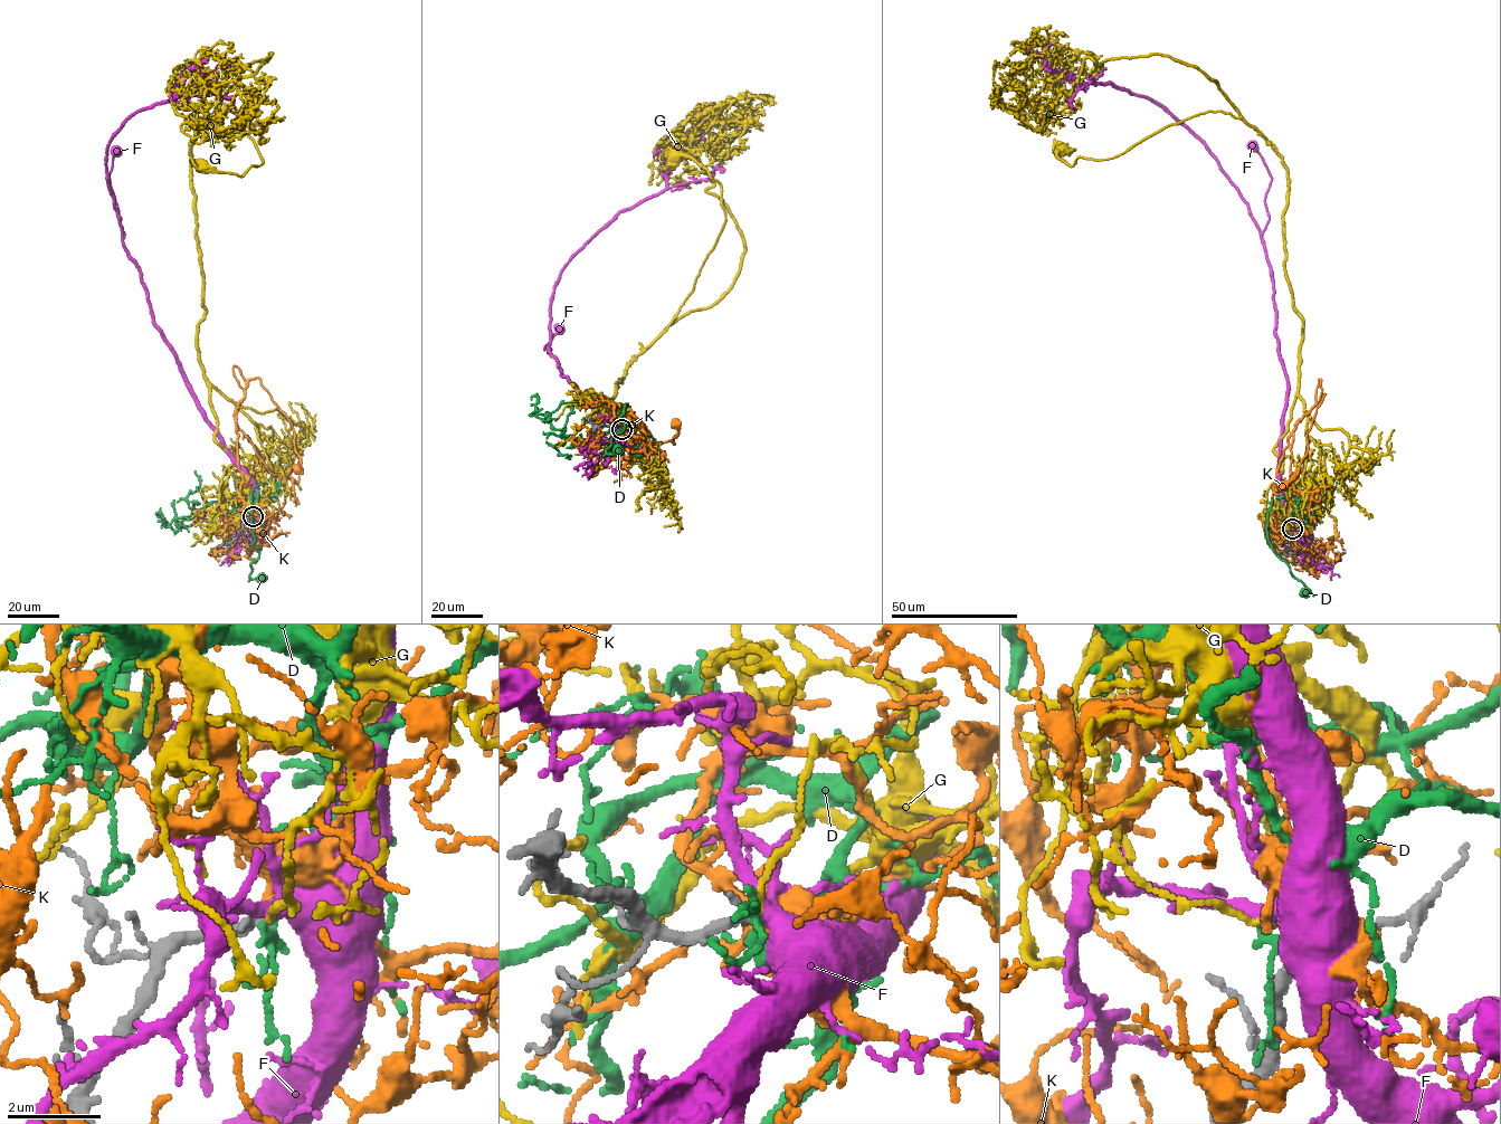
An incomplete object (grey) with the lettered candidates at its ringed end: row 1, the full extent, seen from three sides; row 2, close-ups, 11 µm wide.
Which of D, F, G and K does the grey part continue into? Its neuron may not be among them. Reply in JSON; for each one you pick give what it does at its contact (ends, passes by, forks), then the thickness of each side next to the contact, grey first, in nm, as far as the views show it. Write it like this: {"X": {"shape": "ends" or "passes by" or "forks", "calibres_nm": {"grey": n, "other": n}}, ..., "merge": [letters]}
{"F": {"shape": "forks", "calibres_nm": {"grey": 260, "other": 360}}, "merge": ["F"]}

